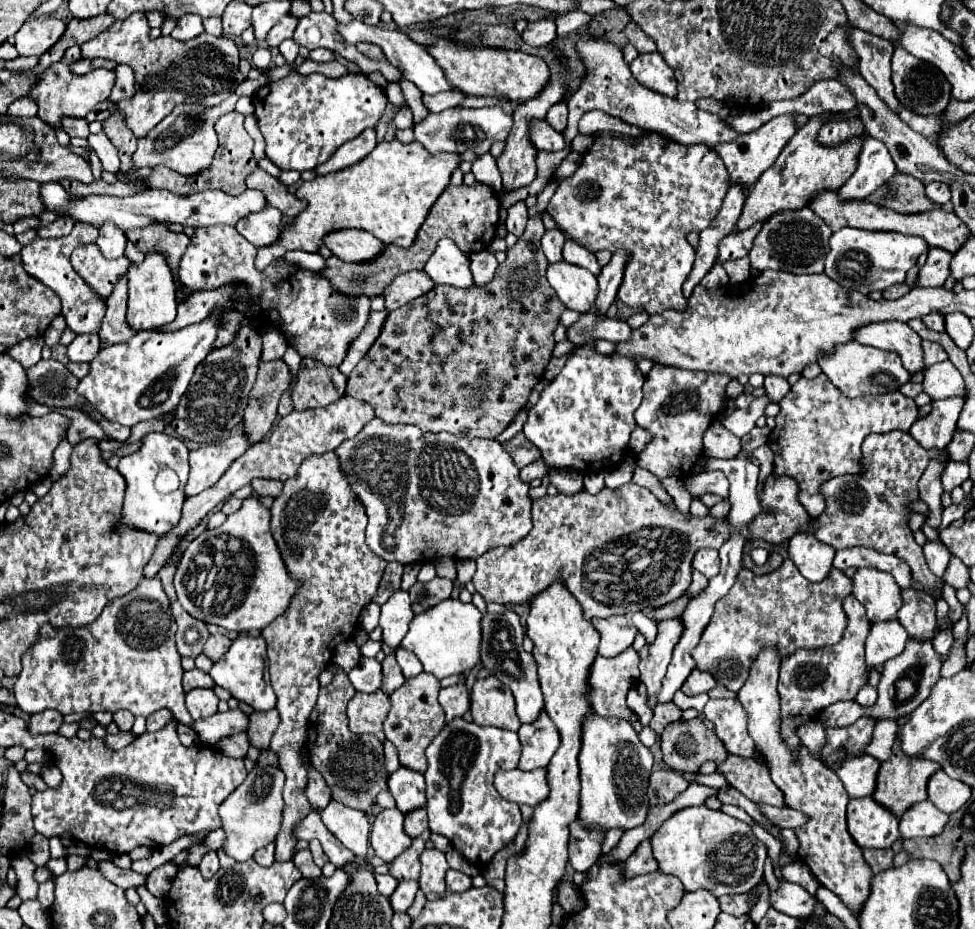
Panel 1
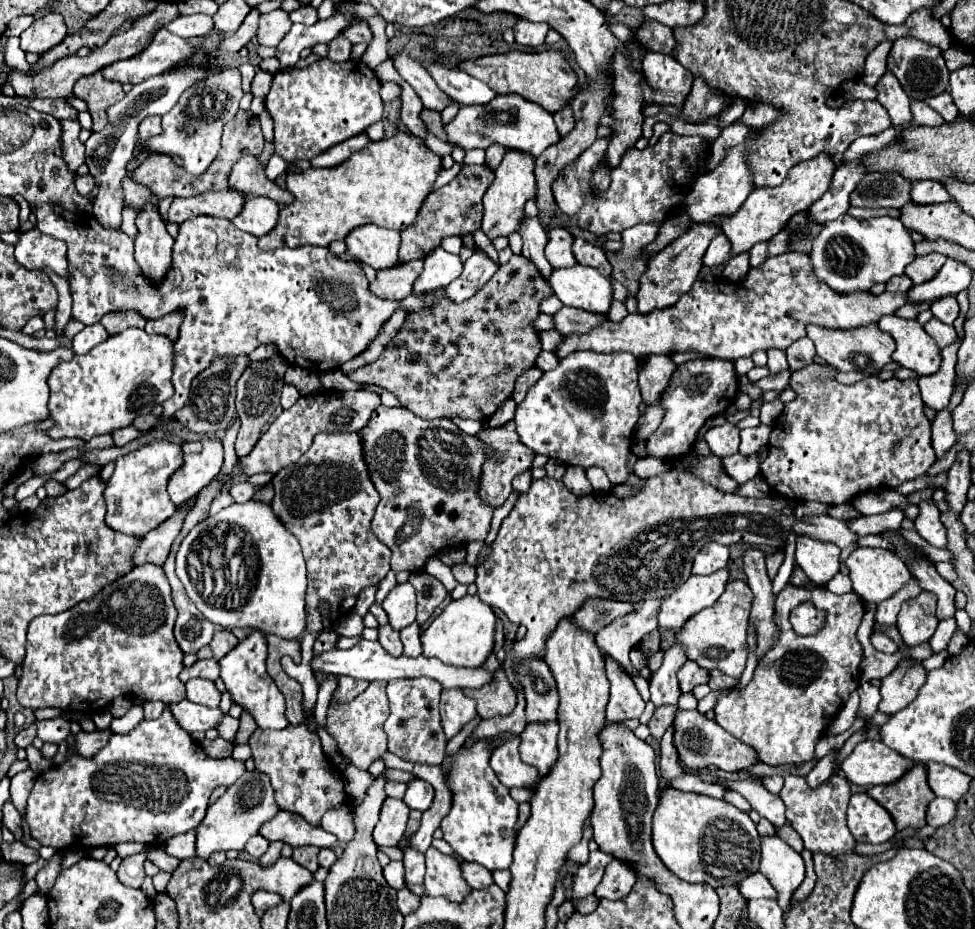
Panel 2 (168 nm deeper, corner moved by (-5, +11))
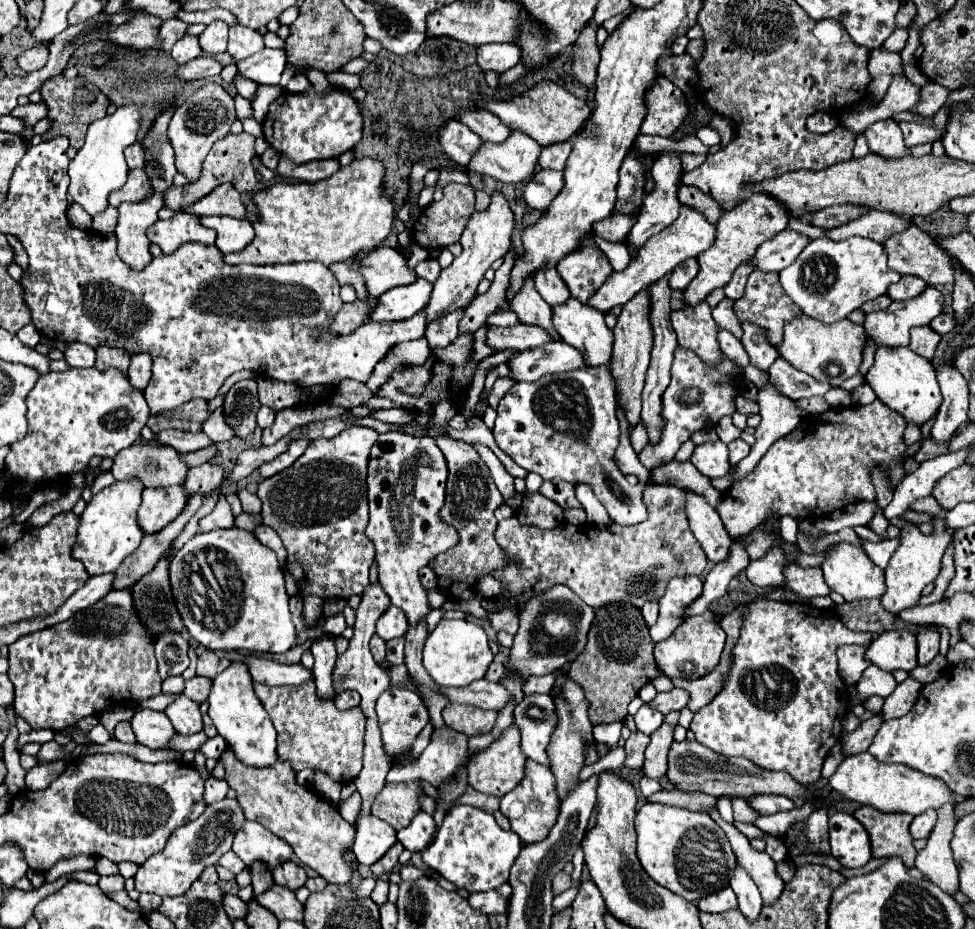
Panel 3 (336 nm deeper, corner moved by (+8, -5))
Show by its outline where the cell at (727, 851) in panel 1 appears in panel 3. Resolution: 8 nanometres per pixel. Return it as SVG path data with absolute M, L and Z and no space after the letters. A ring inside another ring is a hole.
M646 802L636 814L636 854L646 874L674 894L696 902L726 888L736 868L736 856L722 828L702 812Z

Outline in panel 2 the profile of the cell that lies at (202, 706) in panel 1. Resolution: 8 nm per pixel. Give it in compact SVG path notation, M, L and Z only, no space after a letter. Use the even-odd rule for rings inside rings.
M195 678L195 680L189 680L185 686L187 686L187 700L191 700L191 702L195 702L195 704L209 706L209 708L219 706L221 692L217 690L215 682Z

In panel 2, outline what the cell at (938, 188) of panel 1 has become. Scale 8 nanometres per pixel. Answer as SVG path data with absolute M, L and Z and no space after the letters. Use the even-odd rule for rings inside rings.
M919 180L913 184L911 200L915 204L939 204L951 200L951 196L945 192L945 186L935 180Z

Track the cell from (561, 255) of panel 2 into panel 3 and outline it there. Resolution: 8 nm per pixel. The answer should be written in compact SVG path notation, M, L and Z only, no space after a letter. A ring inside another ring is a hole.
M544 268L534 276L536 282L536 290L538 294L542 294L542 298L550 304L550 306L558 306L564 304L570 298L570 292L564 284L564 280L558 276L556 268Z

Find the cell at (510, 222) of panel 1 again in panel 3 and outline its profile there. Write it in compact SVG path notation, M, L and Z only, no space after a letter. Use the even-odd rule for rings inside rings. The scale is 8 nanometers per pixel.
M526 280L522 290L516 294L516 298L510 304L512 312L516 312L518 320L522 324L534 324L540 328L546 328L546 332L552 332L554 340L562 340L558 332L554 332L552 324L552 308L542 300L542 296L534 288L534 280Z

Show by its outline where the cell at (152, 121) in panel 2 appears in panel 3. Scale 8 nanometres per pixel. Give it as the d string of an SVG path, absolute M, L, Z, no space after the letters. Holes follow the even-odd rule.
M140 142L130 144L124 152L126 156L126 164L128 168L144 168L144 148L140 146Z

